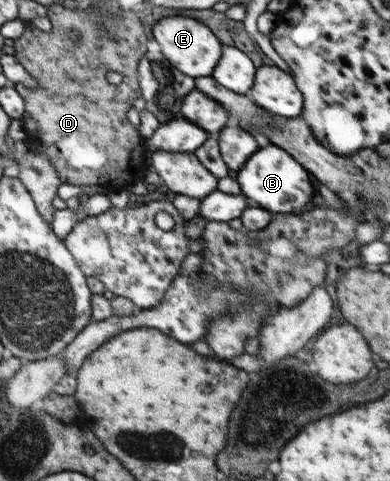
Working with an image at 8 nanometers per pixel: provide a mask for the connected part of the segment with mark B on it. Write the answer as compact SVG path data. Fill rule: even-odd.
M270 144L256 150L237 173L236 179L242 187L242 194L254 199L253 204L271 210L274 214L296 213L318 202L312 175L280 146Z

